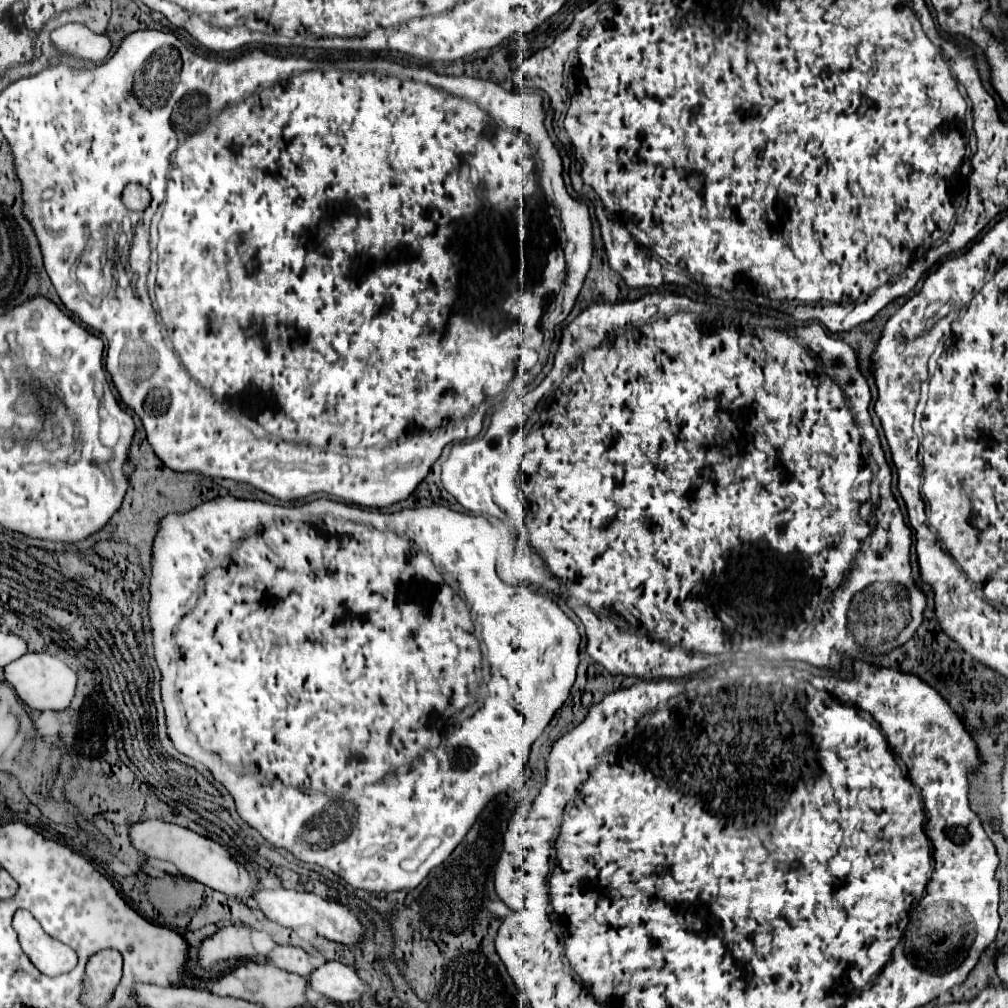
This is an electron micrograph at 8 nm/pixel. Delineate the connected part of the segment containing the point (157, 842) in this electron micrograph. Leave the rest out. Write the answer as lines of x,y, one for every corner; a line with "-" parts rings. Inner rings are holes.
146,821
146,823
136,823
134,827
130,827
130,839
134,843
136,849
140,849
142,853
146,853
148,857
154,859
162,859
162,861
170,861
178,867
178,871
214,891
220,891
228,897
234,897
238,901
248,903
254,893
256,893
256,883
258,879
254,879
244,865
240,865
222,845
218,845
216,841
202,837
186,827
180,825
172,825
172,823
164,823
164,821

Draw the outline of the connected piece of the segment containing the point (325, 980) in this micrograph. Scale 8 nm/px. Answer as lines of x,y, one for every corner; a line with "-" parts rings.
326,961
310,977
310,987
336,1003
358,1001
366,993
366,981
358,971
340,961

